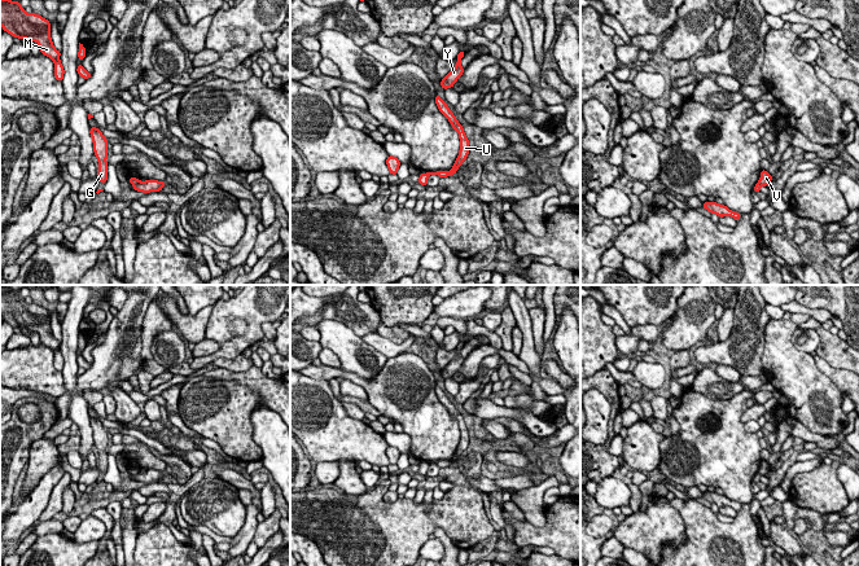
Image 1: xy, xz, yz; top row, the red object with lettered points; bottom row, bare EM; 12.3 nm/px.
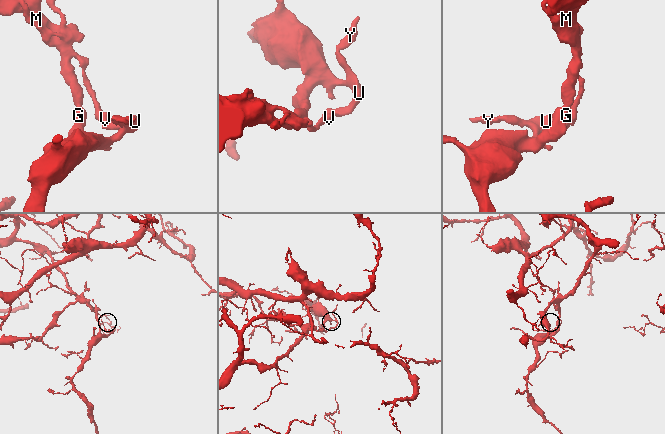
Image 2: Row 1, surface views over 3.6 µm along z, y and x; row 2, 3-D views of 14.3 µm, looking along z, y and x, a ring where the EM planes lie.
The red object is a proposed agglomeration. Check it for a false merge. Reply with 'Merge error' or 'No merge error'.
Merge error

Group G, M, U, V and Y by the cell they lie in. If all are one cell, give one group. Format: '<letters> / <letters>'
G M U Y / V

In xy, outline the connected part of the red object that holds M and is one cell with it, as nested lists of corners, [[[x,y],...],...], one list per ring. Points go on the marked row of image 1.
[[[0,0],[0,26],[13,38],[36,41],[40,53],[51,60],[60,60],[51,38],[51,22],[35,13],[26,13],[19,1]]]

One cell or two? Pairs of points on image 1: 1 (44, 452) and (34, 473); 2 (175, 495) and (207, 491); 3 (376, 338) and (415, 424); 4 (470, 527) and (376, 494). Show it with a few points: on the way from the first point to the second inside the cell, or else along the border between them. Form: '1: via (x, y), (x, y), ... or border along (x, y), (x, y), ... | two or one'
1: via (43, 457), (38, 468) | one
2: border along (204, 477), (180, 498) | two
3: border along (399, 354), (388, 359) | two
4: via (446, 518), (394, 518) | one

